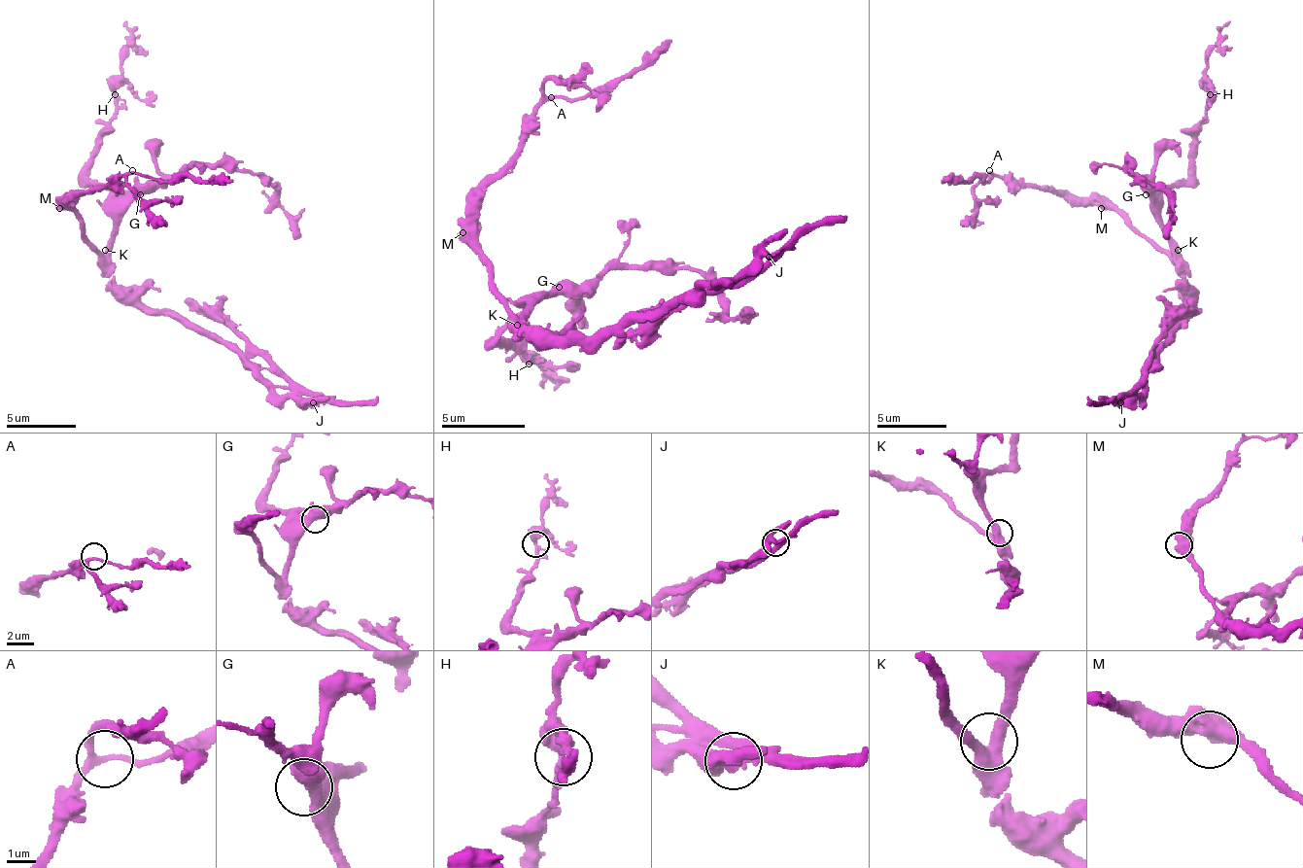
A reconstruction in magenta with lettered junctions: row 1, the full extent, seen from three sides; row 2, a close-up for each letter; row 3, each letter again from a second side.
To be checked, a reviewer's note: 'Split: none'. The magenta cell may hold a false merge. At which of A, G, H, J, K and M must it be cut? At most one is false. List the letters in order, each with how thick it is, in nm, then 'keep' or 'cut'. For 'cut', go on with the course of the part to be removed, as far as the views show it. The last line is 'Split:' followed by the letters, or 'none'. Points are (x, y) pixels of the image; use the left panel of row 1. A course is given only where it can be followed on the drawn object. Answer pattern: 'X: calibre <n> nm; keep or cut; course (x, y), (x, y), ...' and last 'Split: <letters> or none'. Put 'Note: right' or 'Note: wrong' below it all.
A: calibre 200 nm; keep
G: calibre 480 nm; keep
H: calibre 280 nm; keep
J: calibre 480 nm; cut; course (314, 403), (314, 397), (286, 379), (248, 344), (185, 299)
K: calibre 480 nm; keep
M: calibre 550 nm; keep
Split: J
Note: wrong

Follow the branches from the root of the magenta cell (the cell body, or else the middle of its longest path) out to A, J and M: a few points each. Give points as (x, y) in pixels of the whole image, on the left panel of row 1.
A: (105, 260), (84, 236), (84, 223), (77, 216), (73, 201), (90, 190), (112, 188), (132, 170)
J: (105, 260), (115, 282), (125, 285), (150, 309), (178, 313), (244, 351), (258, 351), (314, 403)
M: (105, 260), (87, 240), (84, 225), (66, 208), (59, 208)

